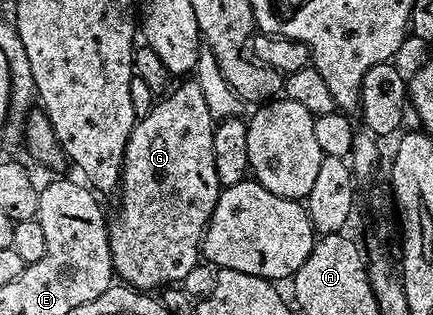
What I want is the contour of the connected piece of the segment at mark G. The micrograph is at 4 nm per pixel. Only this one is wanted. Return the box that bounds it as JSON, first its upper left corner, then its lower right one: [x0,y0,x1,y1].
[107,80,223,291]

